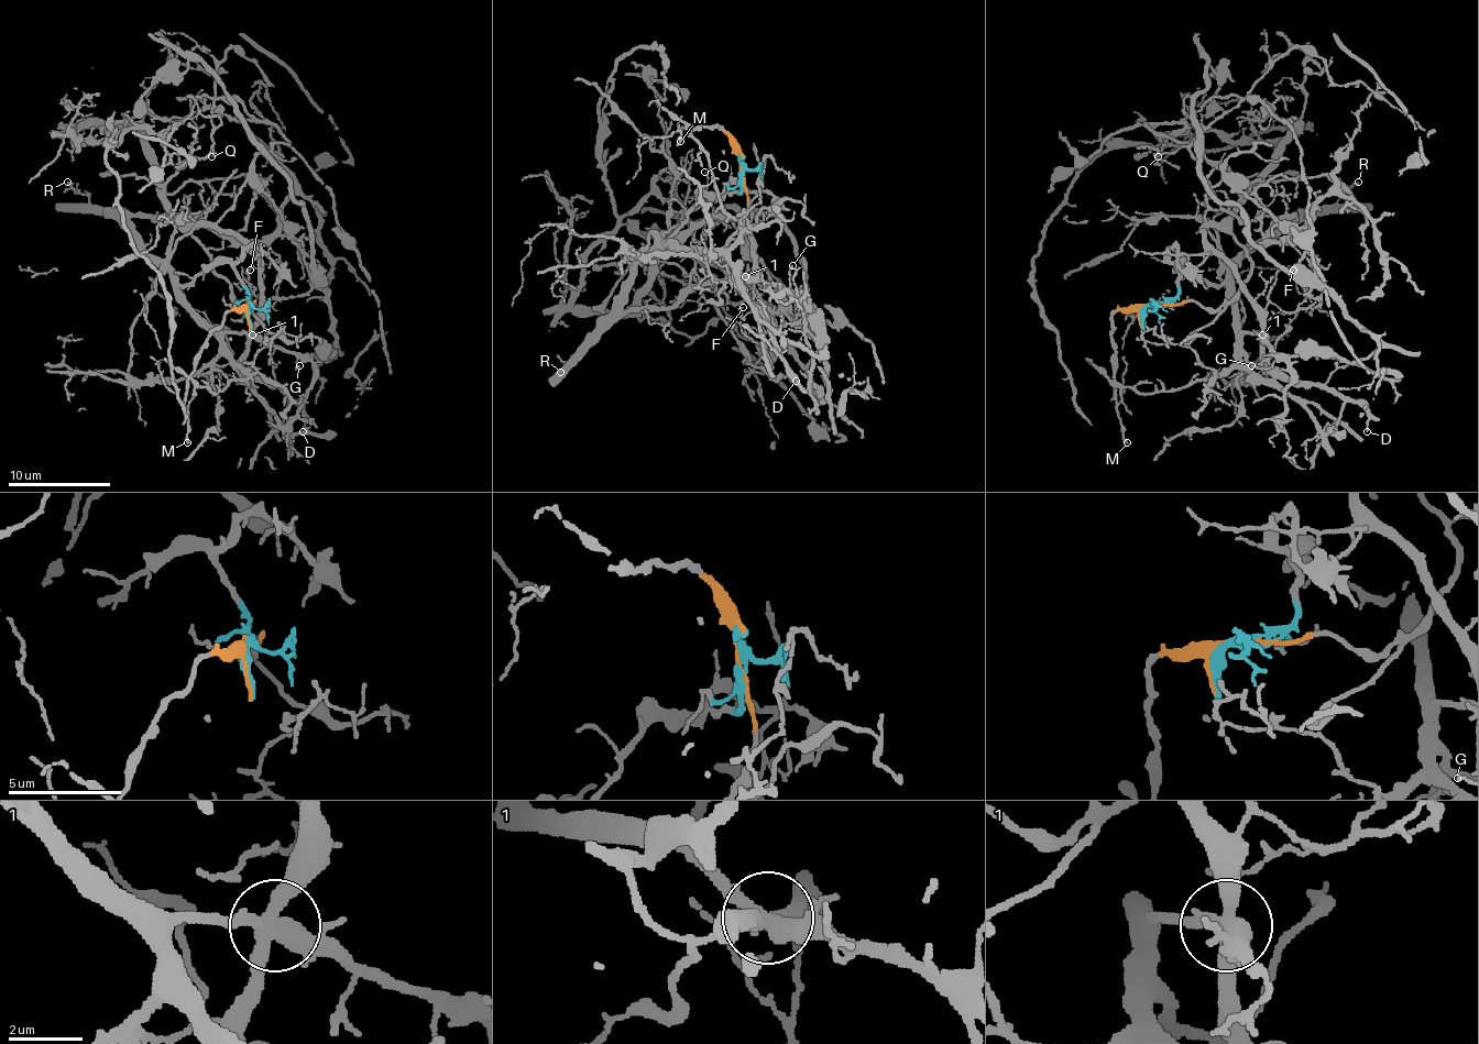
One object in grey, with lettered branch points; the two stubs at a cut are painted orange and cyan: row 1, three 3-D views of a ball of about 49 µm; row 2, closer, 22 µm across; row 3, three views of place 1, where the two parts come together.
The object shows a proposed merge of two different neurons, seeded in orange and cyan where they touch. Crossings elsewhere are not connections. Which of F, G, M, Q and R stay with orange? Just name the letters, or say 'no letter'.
F, M, Q

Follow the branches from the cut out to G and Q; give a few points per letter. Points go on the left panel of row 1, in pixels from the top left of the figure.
G: (249, 307), (243, 278), (228, 263), (209, 263), (189, 284), (176, 286), (209, 325), (269, 338), (299, 366)
Q: (249, 305), (236, 301), (209, 253), (163, 197), (189, 157), (205, 157), (212, 147), (212, 155)

